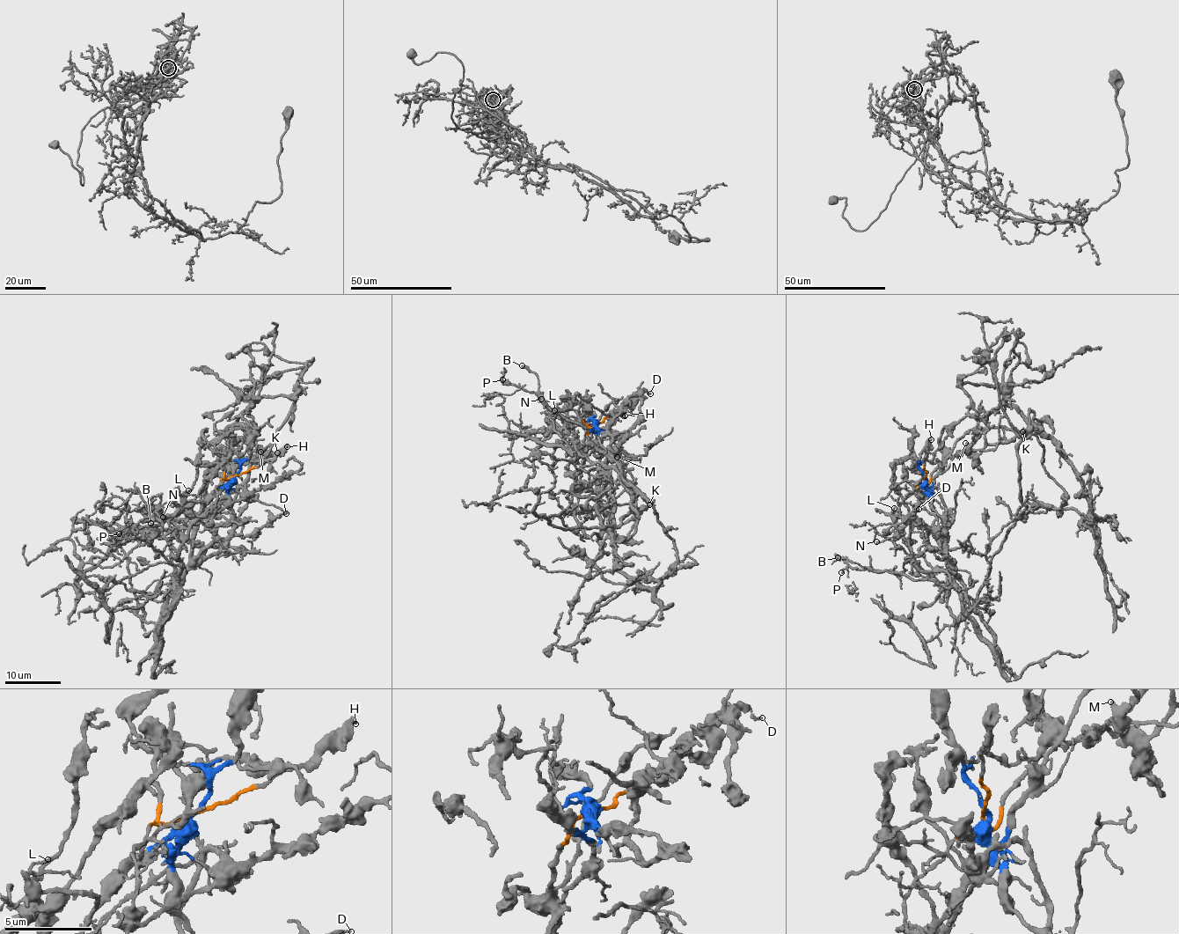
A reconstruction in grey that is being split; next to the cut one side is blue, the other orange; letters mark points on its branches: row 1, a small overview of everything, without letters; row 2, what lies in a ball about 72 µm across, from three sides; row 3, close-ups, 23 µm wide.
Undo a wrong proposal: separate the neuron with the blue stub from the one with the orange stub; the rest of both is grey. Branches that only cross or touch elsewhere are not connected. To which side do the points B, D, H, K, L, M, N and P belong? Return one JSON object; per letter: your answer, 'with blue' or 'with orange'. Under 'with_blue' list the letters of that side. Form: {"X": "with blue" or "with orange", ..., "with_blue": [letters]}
{"B": "with blue", "D": "with blue", "H": "with orange", "K": "with orange", "L": "with blue", "M": "with orange", "N": "with blue", "P": "with blue", "with_blue": ["B", "D", "L", "N", "P"]}

